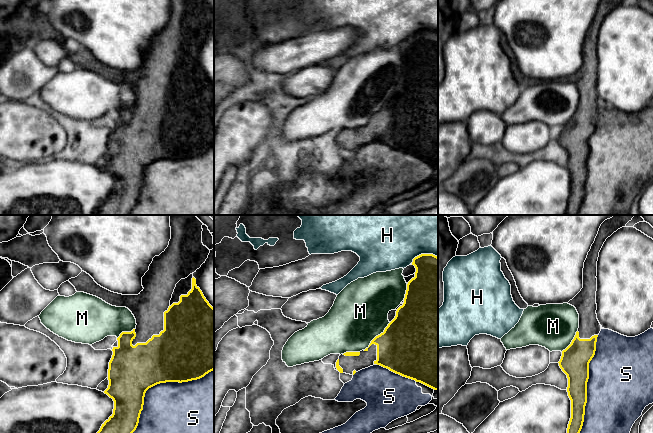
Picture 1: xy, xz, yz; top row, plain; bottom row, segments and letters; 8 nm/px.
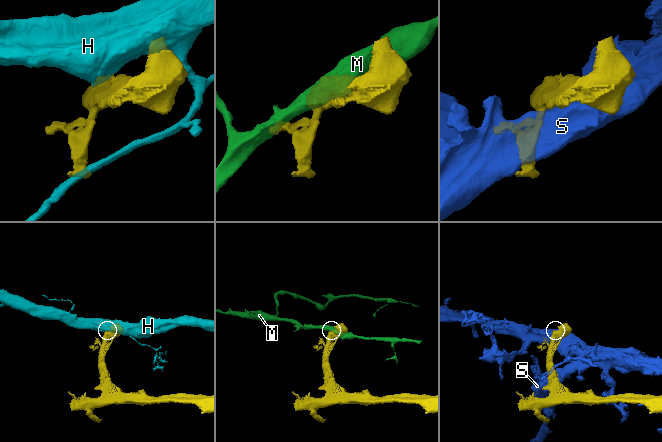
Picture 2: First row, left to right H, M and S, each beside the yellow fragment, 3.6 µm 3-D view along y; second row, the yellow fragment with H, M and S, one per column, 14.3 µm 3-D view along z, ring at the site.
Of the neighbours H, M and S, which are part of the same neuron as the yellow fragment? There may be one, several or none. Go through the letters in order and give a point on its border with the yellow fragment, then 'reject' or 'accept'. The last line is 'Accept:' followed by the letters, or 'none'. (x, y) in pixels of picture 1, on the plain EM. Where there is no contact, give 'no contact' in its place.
H: meets yellow in xz at (423, 30); reject
M: meets yellow in xz at (378, 111); reject
S: meets yellow in xy at (156, 160); reject
Accept: none

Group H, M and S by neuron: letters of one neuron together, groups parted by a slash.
H / M / S

